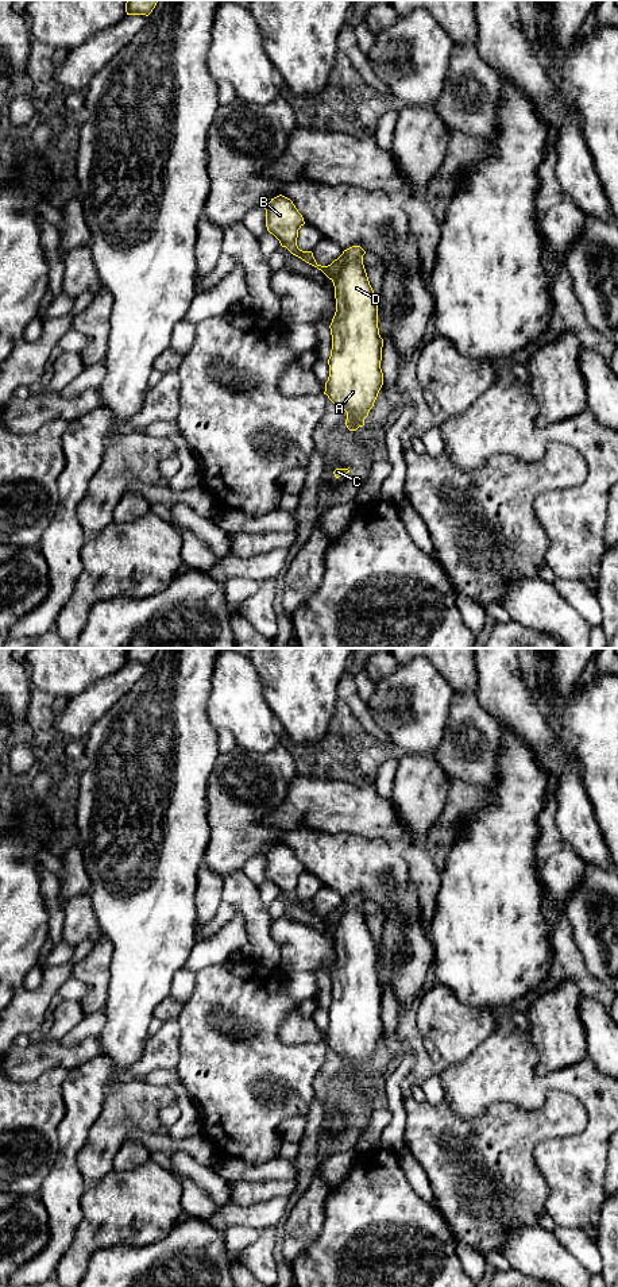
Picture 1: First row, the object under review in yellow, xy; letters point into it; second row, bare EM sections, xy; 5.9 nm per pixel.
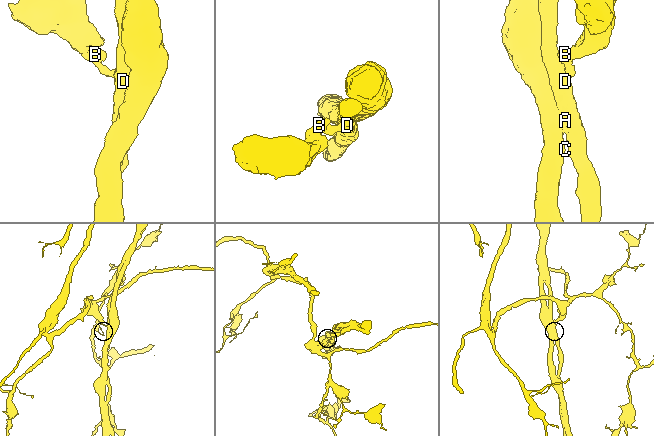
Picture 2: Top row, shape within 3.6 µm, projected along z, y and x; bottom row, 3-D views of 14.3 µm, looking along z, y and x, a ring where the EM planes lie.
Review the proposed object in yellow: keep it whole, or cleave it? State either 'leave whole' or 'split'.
split

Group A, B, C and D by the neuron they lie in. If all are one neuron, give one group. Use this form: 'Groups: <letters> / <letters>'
Groups: A C D / B

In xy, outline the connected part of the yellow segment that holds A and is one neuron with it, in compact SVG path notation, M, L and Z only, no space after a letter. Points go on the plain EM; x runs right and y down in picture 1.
M360 894L344 898L344 914L332 929L336 960L329 974L332 998L324 1043L347 1060L349 1079L364 1074L383 1033L383 987L378 976L376 943L363 913L364 902Z

